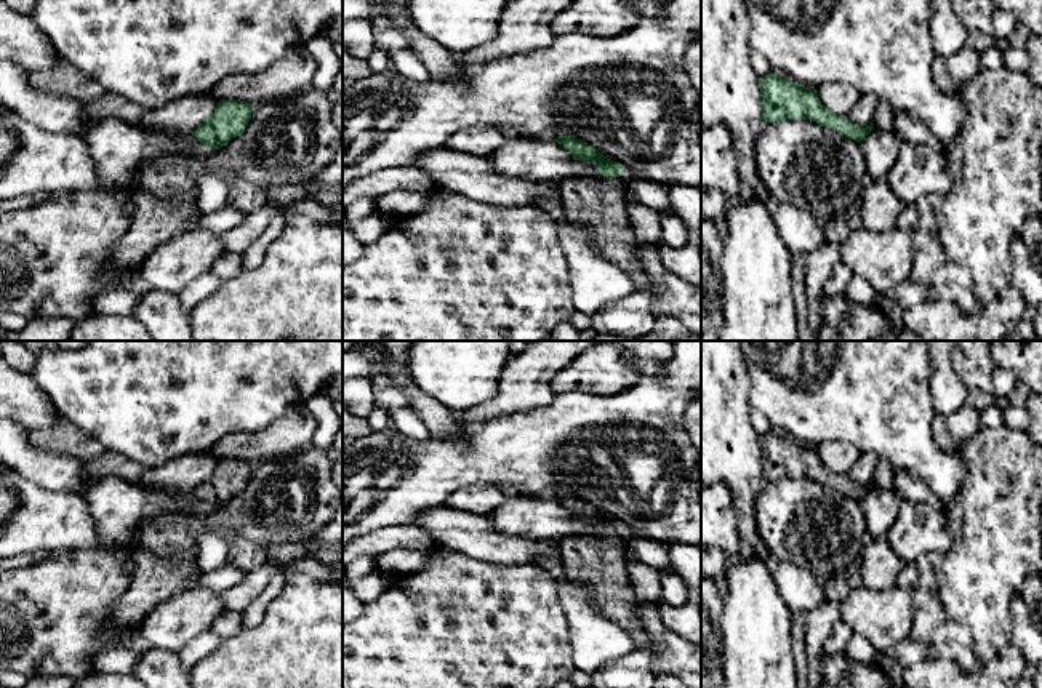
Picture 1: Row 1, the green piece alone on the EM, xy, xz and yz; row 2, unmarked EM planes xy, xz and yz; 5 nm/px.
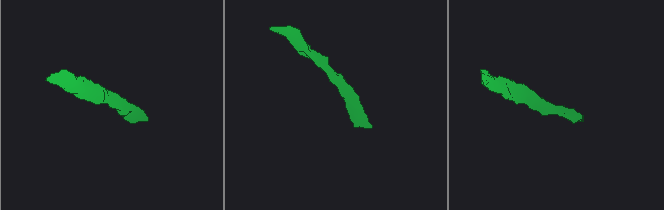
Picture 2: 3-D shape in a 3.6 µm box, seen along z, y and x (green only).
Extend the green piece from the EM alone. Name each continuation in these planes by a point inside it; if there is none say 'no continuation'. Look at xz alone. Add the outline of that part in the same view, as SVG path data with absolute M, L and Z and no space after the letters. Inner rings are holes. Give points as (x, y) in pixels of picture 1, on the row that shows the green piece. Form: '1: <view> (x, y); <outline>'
1: xz (601, 205); M570 179L559 184L559 190L562 195L563 216L584 224L592 234L594 250L616 262L632 277L637 290L643 290L648 280L634 253L634 234L626 213L629 202L619 184L613 179Z

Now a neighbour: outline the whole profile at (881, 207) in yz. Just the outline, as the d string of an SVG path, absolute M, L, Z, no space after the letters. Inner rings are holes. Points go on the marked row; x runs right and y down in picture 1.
M887 178L874 181L861 192L861 219L863 229L871 232L887 232L895 227L896 219L906 208L888 184Z

